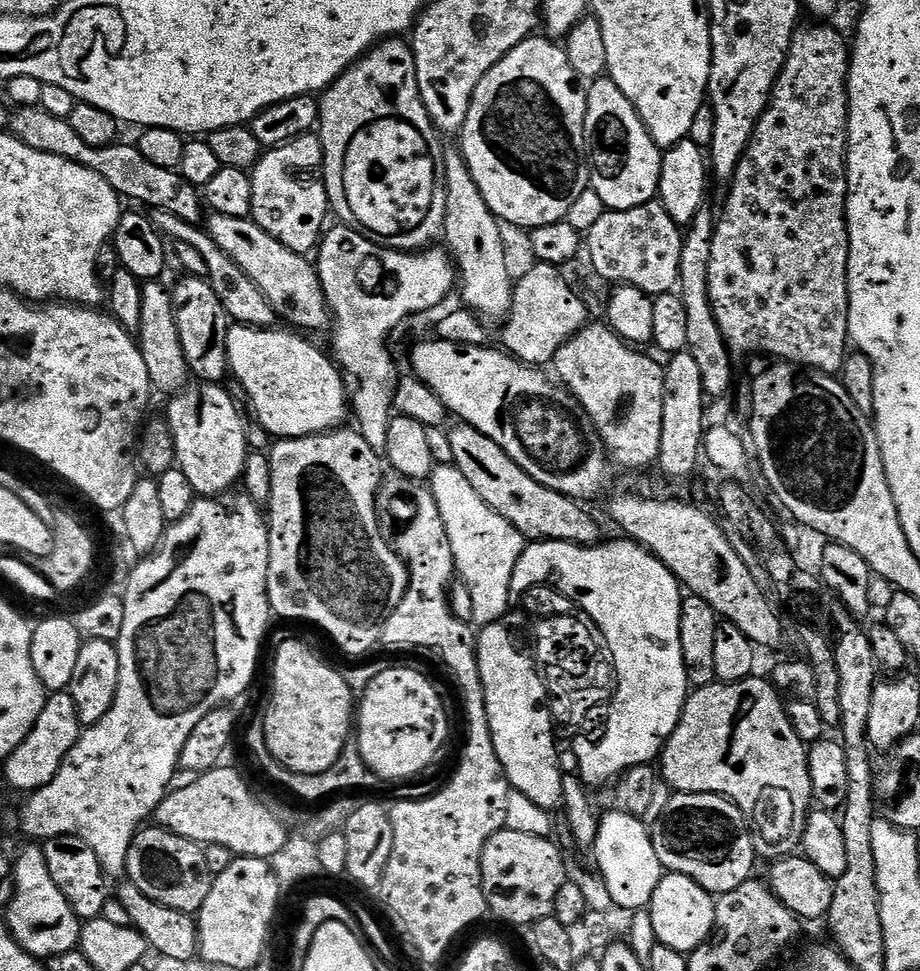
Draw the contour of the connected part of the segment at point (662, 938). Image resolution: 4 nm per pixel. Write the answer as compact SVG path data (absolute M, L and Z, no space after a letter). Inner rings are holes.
M668 872L658 882L658 890L654 890L654 898L646 911L650 914L650 922L654 922L654 934L659 943L670 946L670 950L690 954L705 944L712 932L716 900L713 893L698 886L698 882L677 872Z

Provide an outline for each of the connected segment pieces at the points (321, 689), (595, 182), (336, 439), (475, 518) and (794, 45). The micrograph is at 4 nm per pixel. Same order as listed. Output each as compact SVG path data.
M290 638L279 644L272 662L272 694L270 696L270 712L268 717L262 720L264 725L264 740L268 744L268 752L279 764L283 765L289 772L298 773L300 776L317 776L325 773L326 770L335 768L341 761L341 756L345 746L348 734L350 732L350 720L354 718L354 696L347 680L332 667L320 663L319 658L300 640Z
M612 79L593 80L587 89L584 141L591 168L590 186L602 198L605 209L613 212L653 203L660 190L661 149L650 138L630 98Z
M341 426L330 432L319 432L313 436L289 436L280 438L273 443L267 453L270 462L270 498L266 505L266 523L268 526L268 541L270 542L270 562L268 563L268 601L273 613L284 620L305 620L308 624L317 624L322 631L344 652L352 656L360 656L372 647L380 644L382 626L386 618L402 602L408 589L408 567L400 559L400 553L395 552L382 538L380 520L376 517L376 495L380 489L382 471L380 472L381 453L375 452L367 444L366 438L355 427Z
M442 464L433 468L430 475L430 487L434 494L434 502L438 502L438 514L442 514L442 526L446 526L446 538L450 538L450 550L454 554L454 562L459 579L470 590L470 599L474 602L471 623L476 626L493 624L495 620L503 620L509 614L508 603L513 599L510 594L510 578L514 578L514 566L518 566L518 558L526 547L525 536L515 528L502 514L498 514L462 478L462 474L451 464Z
M812 22L797 27L795 34L792 35L788 56L784 59L784 65L780 71L780 76L776 79L776 84L772 88L772 95L768 97L766 110L760 115L760 121L756 124L756 129L752 135L752 140L748 143L748 148L744 152L744 157L738 162L736 173L730 181L732 189L728 192L728 197L724 200L724 209L718 212L716 222L716 233L714 234L714 247L710 250L710 282L708 283L708 293L710 302L714 310L714 318L724 335L724 341L728 344L733 353L738 352L765 352L772 356L773 361L785 364L794 364L805 370L815 370L827 372L829 374L840 374L844 368L844 361L850 352L850 337L848 334L848 65L850 63L850 48L843 36L835 28L824 22Z

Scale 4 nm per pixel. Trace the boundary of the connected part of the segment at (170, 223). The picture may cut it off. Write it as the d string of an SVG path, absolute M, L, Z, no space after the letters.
M153 209L148 217L159 229L161 235L174 242L184 242L193 250L198 250L198 254L202 254L202 259L208 267L208 276L214 294L218 294L218 302L222 302L229 321L246 328L270 328L277 323L276 311L274 306L270 306L266 294L262 294L262 290L258 290L258 286L254 286L252 279L216 245L210 233L199 225L183 222L177 215L170 214L168 211Z

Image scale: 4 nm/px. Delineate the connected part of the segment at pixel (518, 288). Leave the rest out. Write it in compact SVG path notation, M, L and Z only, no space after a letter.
M533 263L533 268L524 277L515 281L512 290L512 305L503 321L504 344L511 355L529 366L548 366L553 363L562 346L574 334L589 323L588 308L584 300L568 285L561 269L555 264Z

